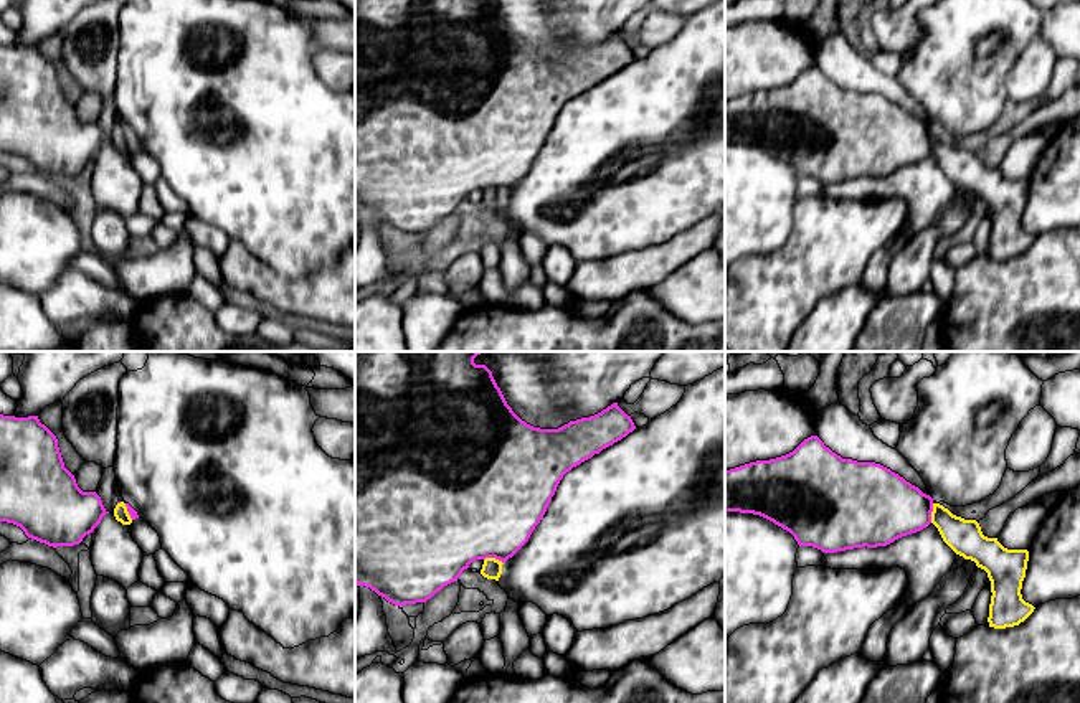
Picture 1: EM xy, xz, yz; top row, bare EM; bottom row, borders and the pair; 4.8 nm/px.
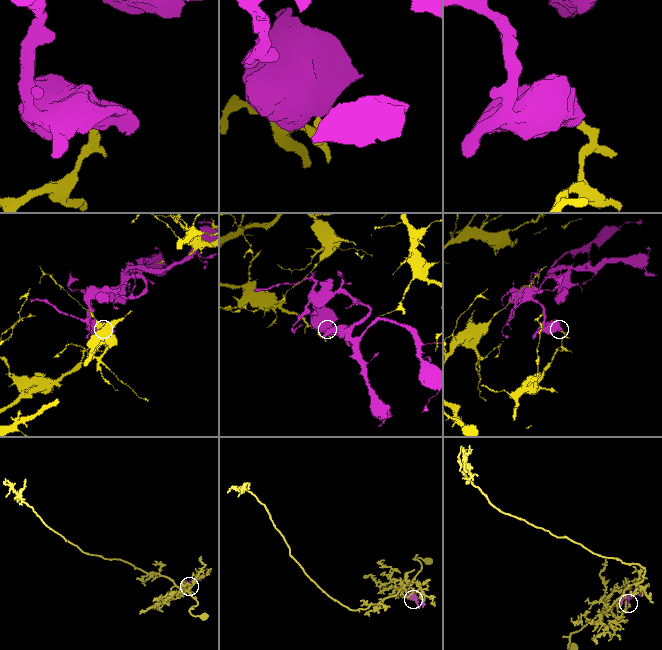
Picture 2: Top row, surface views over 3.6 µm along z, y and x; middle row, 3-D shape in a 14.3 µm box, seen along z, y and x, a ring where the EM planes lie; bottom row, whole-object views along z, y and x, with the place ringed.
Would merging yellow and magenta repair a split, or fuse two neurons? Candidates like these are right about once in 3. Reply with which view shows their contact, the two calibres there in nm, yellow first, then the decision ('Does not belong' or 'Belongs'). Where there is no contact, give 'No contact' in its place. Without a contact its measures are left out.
Touches yellow in xz. Thickness 100 nm (yellow) against 480 nm. Does not belong

